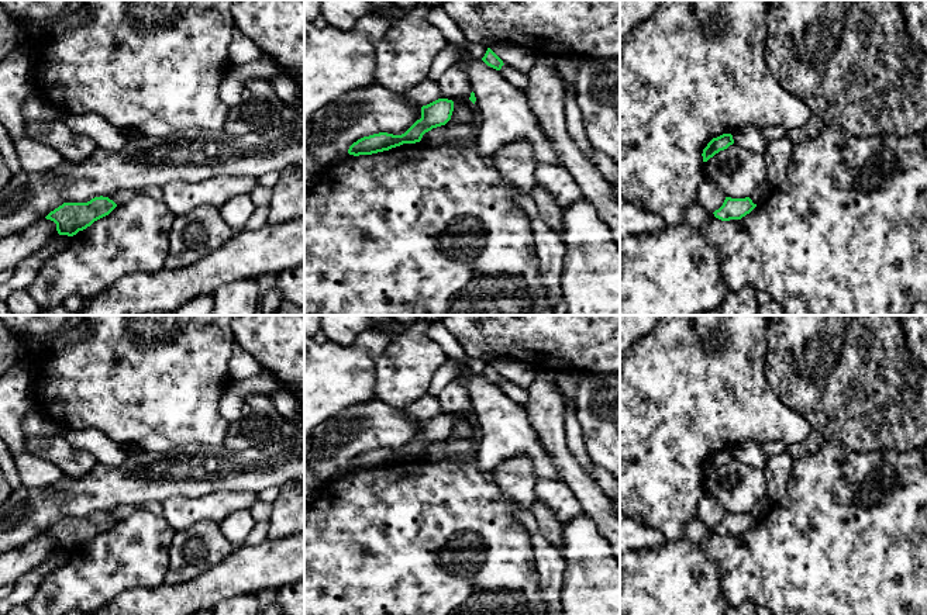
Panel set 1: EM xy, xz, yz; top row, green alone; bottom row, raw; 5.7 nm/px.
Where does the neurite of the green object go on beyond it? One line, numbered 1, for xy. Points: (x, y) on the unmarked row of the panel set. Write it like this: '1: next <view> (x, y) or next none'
1: next none

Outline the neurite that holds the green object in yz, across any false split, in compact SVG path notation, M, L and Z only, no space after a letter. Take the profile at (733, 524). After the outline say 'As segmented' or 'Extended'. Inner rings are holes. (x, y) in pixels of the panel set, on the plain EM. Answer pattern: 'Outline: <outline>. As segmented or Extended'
Outline: M726 512L723 521L713 529L716 533L721 536L741 535L742 532L749 529L755 522L757 519L754 519L749 512L745 514Z. As segmented

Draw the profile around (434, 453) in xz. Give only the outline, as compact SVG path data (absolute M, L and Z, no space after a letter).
M449 435L445 440L433 443L431 446L428 446L423 450L421 457L424 457L425 460L433 462L433 463L440 463L442 460L447 443L452 439L454 439L454 436Z

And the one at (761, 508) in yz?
M765 498L757 502L754 508L749 511L749 514L752 515L754 519L758 521L769 512L771 507L772 507L772 502L768 498Z

